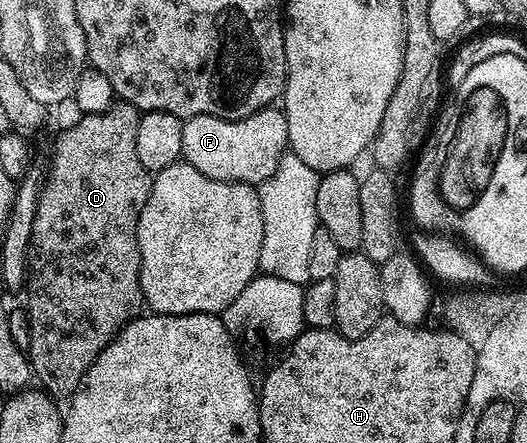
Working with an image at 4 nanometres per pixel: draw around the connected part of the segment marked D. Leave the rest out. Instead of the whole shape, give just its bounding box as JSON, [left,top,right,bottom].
[25,103,152,398]

